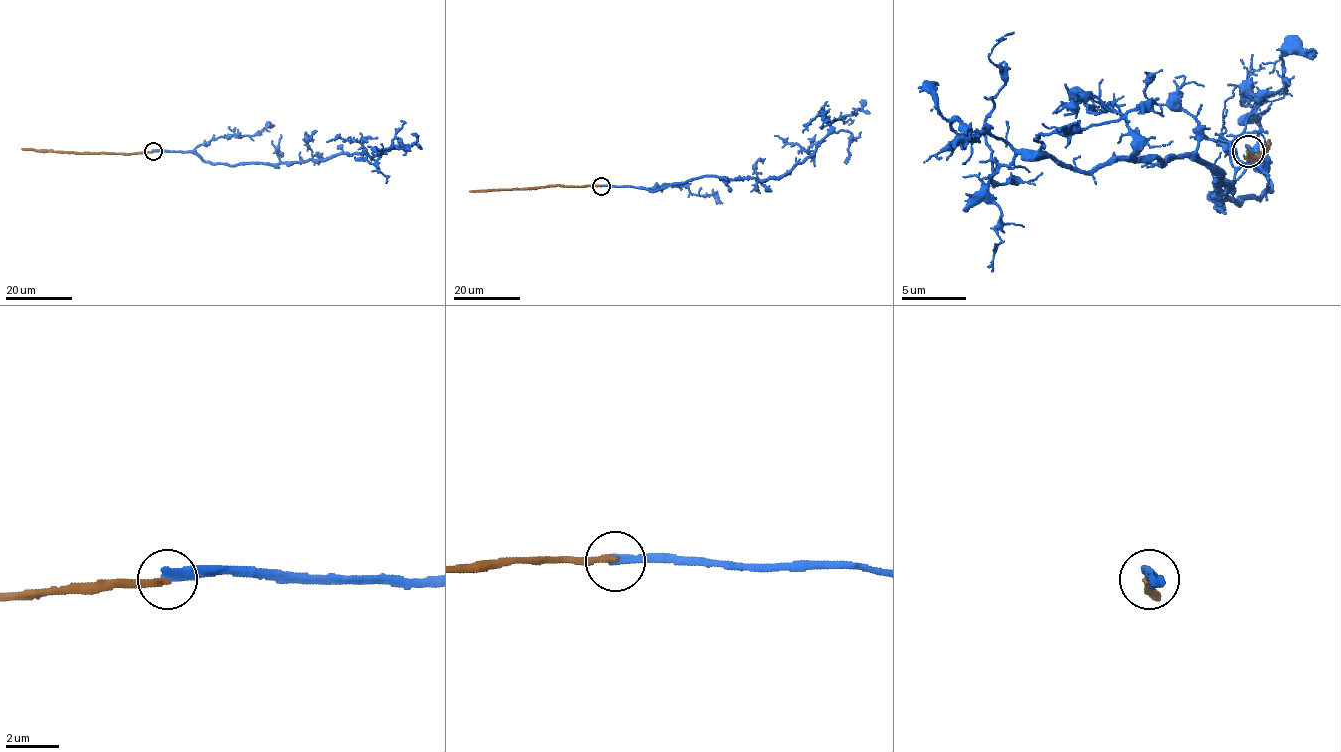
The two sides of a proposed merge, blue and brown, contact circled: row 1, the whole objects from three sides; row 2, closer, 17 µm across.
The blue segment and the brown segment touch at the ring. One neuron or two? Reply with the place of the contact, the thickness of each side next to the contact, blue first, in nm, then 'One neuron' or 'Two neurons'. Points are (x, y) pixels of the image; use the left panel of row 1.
Place: (153, 151). Thickness 320 nm (blue) against 240 nm. Two neurons

